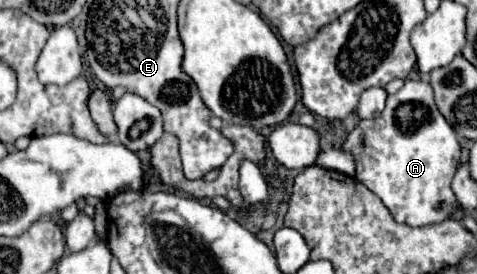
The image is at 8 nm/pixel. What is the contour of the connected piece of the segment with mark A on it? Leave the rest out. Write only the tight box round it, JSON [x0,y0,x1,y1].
[344,80,460,226]

